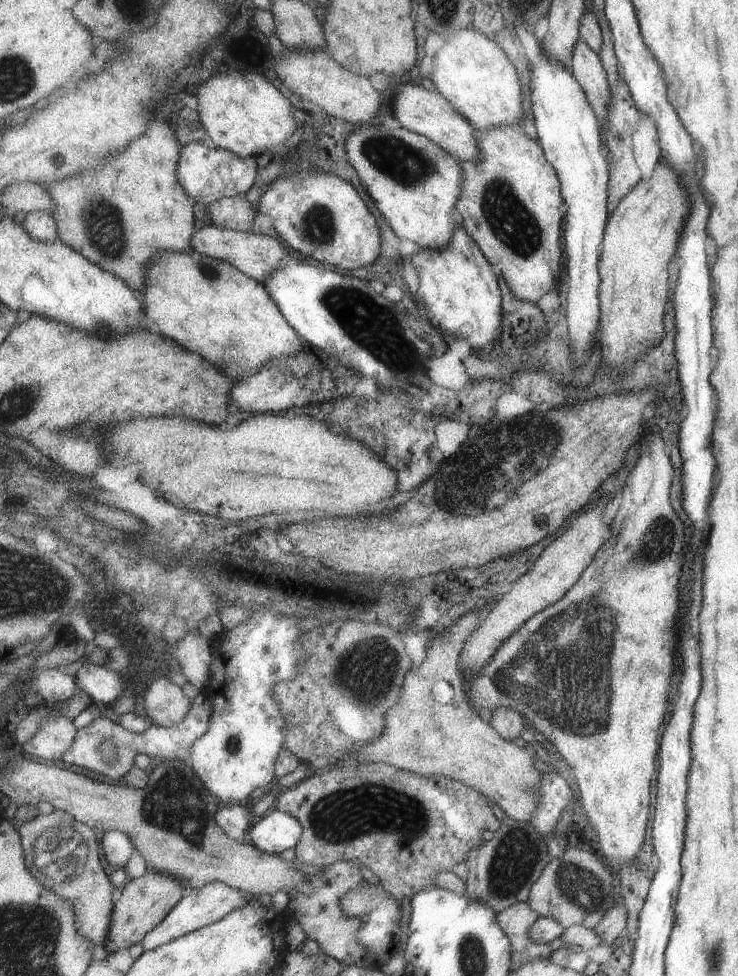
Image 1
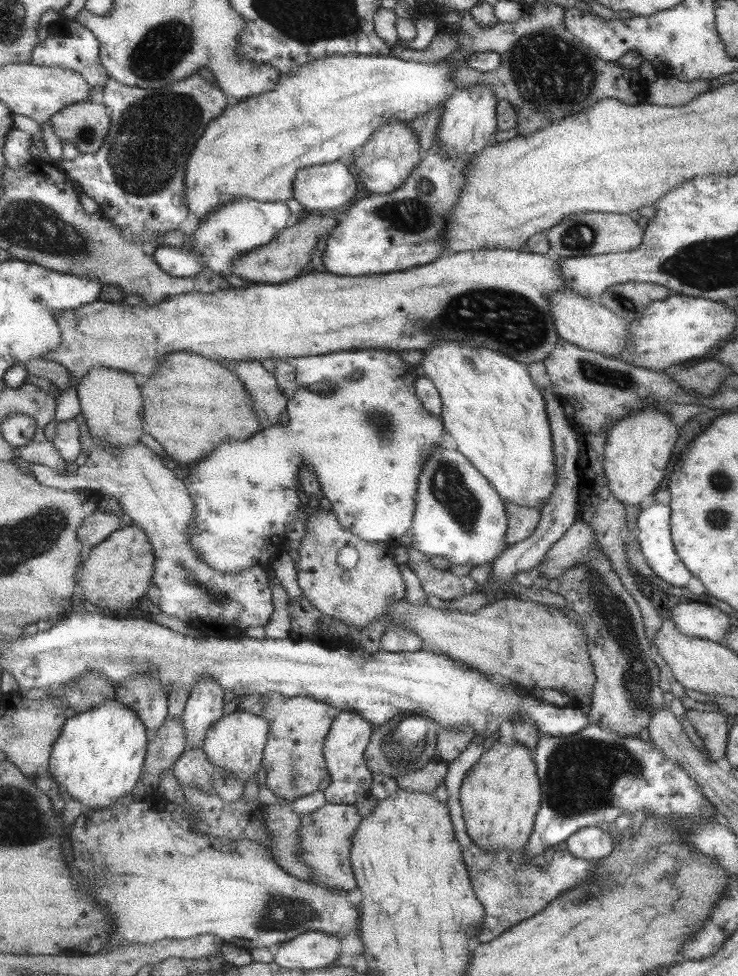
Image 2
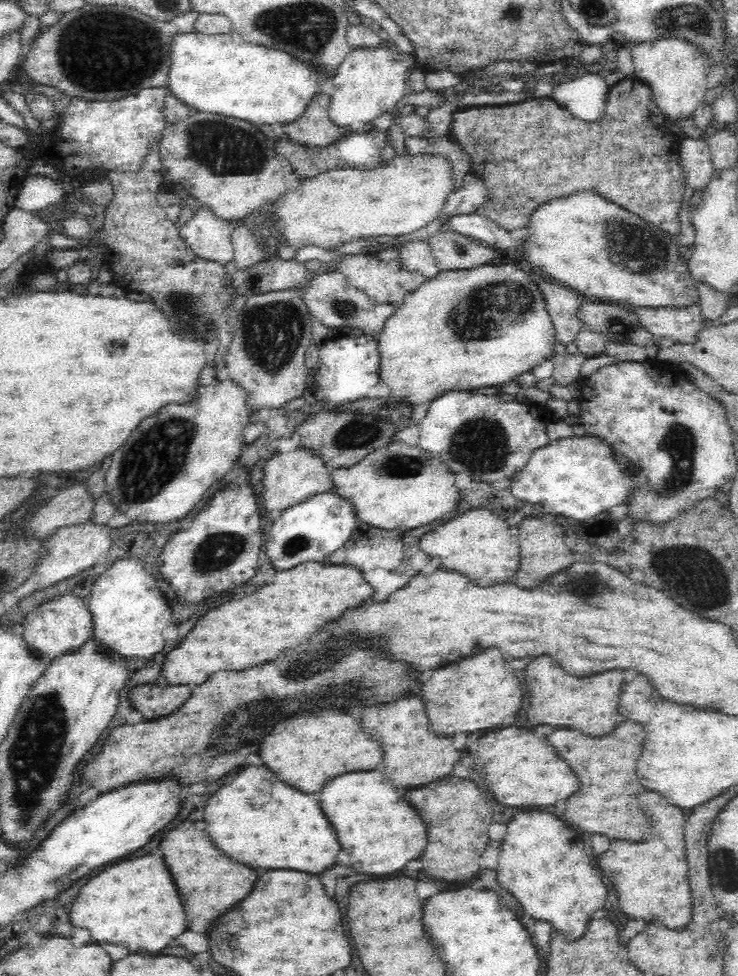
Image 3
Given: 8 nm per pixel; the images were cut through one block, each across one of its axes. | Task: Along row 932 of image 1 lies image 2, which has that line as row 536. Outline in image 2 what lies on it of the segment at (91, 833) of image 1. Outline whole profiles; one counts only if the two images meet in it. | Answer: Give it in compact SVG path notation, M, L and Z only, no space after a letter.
M97 512L85 520L85 524L79 532L79 538L83 540L83 544L89 544L93 550L95 546L105 542L111 534L115 534L119 530L123 530L121 516L115 516L111 512Z

